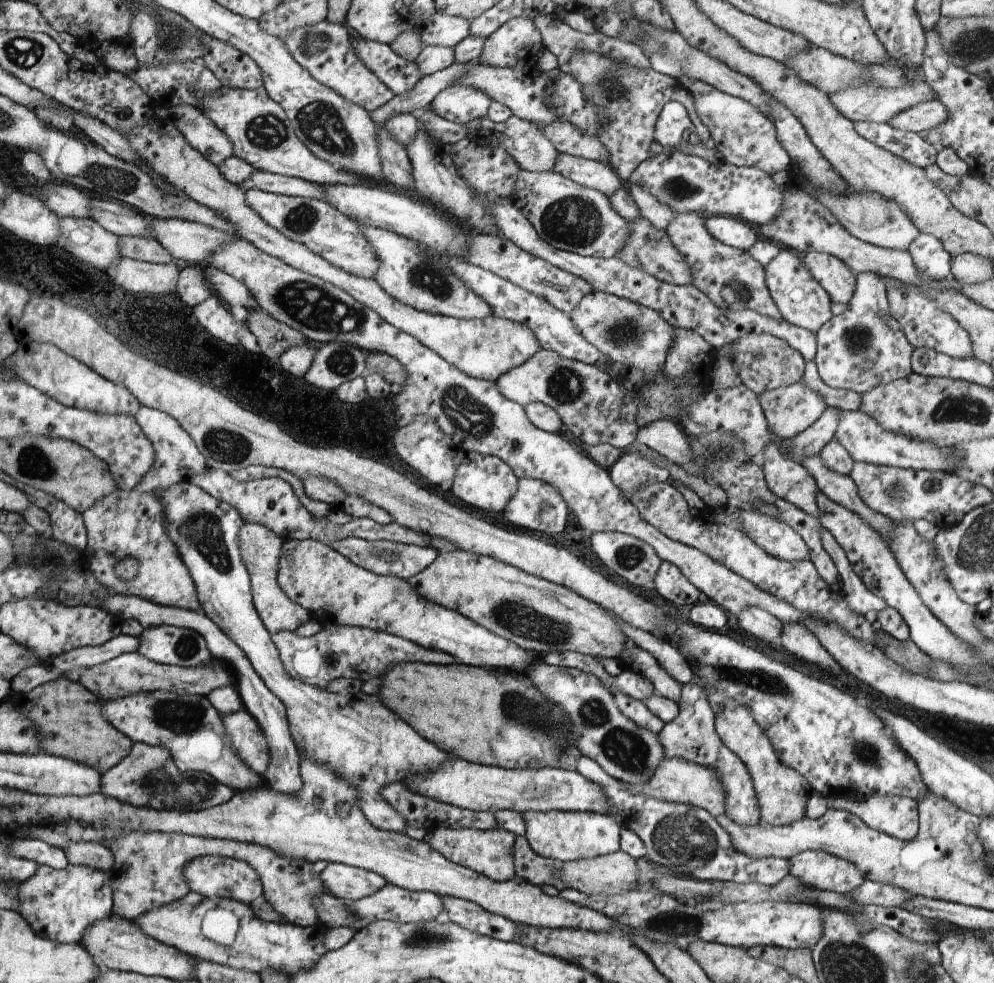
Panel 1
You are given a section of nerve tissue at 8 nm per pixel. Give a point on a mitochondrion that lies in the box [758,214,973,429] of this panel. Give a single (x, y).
(859, 340)

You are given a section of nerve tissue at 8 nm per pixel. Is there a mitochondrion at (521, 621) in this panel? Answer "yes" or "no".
yes

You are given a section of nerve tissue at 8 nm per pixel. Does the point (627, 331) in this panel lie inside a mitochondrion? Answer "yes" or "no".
yes

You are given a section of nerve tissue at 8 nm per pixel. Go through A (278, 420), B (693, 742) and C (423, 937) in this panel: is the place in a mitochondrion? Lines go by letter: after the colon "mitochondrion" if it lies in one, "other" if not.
A: other
B: other
C: mitochondrion

